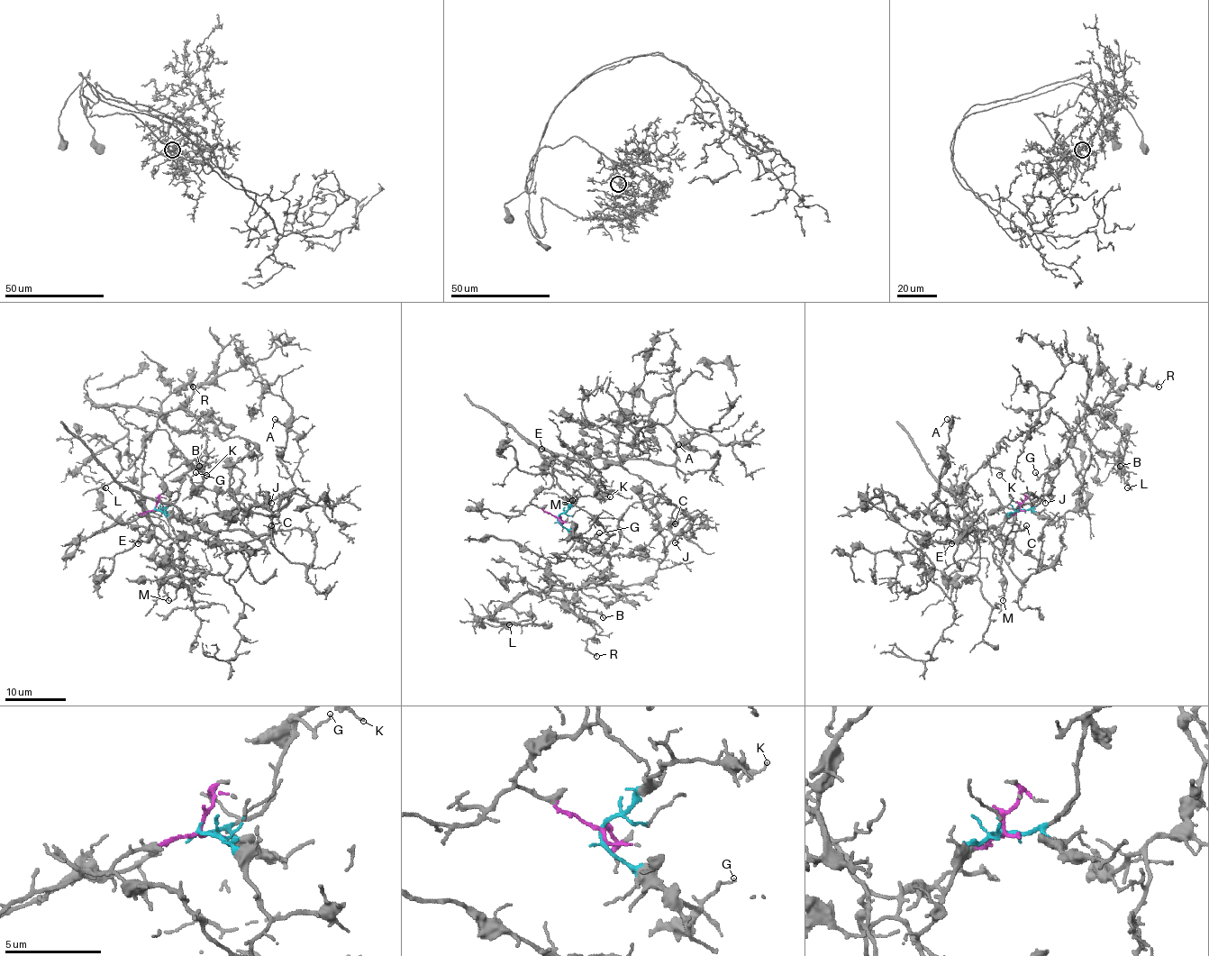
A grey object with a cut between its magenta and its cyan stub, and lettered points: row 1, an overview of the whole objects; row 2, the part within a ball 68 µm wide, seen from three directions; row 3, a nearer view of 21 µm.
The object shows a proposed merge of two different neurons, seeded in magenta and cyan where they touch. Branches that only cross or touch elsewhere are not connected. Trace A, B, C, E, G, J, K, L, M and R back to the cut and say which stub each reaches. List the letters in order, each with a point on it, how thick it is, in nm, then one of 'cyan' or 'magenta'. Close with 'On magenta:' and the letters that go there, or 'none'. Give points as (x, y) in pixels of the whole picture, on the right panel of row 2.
A: (947, 419) | 170 nm | magenta
B: (1120, 466) | 190 nm | cyan
C: (1026, 525) | 190 nm | magenta
E: (951, 543) | 130 nm | magenta
G: (1035, 472) | 100 nm | cyan
J: (1045, 503) | 110 nm | magenta
K: (999, 475) | 100 nm | magenta
L: (1127, 487) | 190 nm | cyan
M: (1003, 600) | 80 nm | cyan
R: (1159, 386) | 160 nm | cyan
On magenta: A, C, E, J, K

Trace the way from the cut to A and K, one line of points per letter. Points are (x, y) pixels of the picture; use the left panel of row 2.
A: (154, 510), (127, 521), (149, 530), (139, 492), (213, 531), (268, 534), (293, 492), (274, 419)
K: (154, 510), (127, 521), (149, 530), (133, 493), (167, 502), (171, 470), (191, 463), (206, 475)

